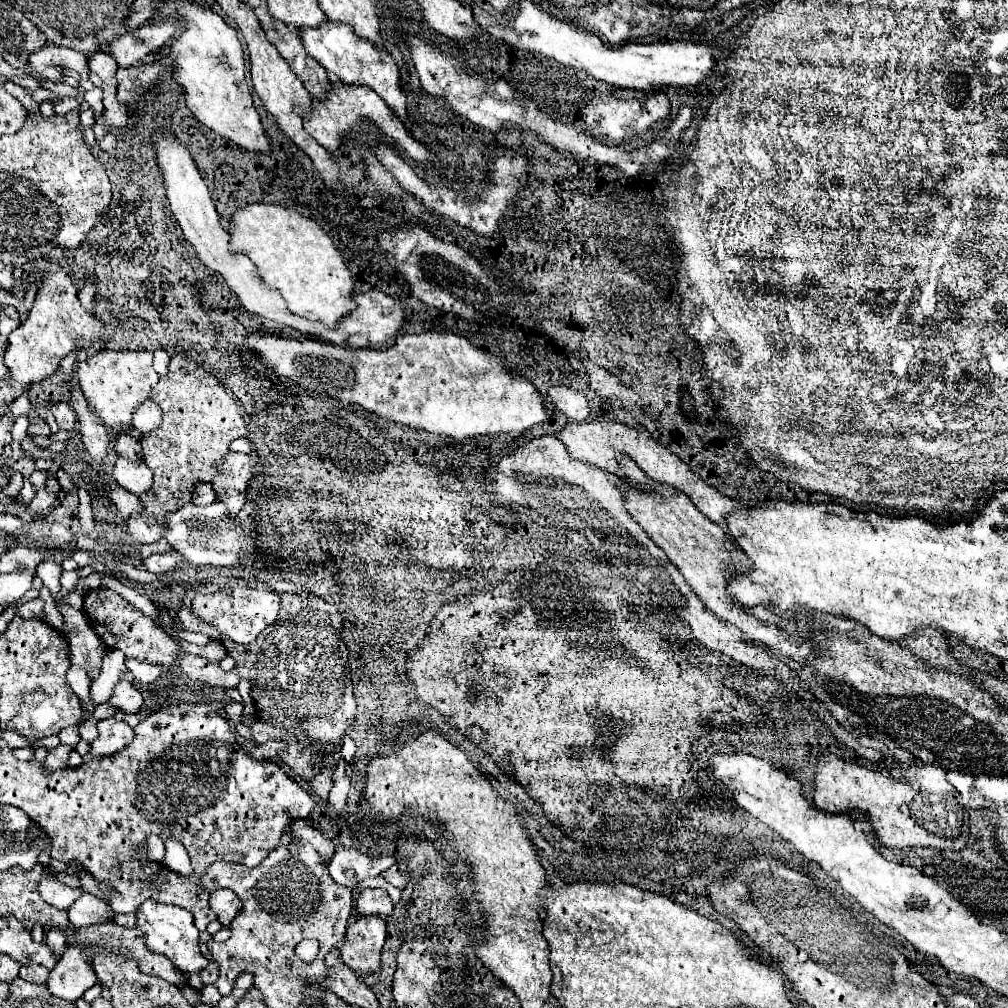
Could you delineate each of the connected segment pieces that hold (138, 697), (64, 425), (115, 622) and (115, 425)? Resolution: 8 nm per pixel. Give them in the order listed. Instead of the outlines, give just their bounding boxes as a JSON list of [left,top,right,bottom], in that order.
[[108,678,144,714],[48,400,76,432],[84,588,180,668],[78,350,158,434]]

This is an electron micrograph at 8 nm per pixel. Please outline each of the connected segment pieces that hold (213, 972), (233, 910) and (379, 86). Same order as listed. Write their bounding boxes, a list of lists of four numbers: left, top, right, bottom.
[[200,961,219,984],[209,889,242,927],[298,20,410,130]]

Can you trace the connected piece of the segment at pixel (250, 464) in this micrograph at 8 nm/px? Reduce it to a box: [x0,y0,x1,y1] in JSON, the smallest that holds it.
[210,452,260,514]

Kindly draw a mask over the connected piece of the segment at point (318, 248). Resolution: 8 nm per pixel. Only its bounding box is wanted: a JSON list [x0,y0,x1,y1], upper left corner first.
[230,204,356,328]

